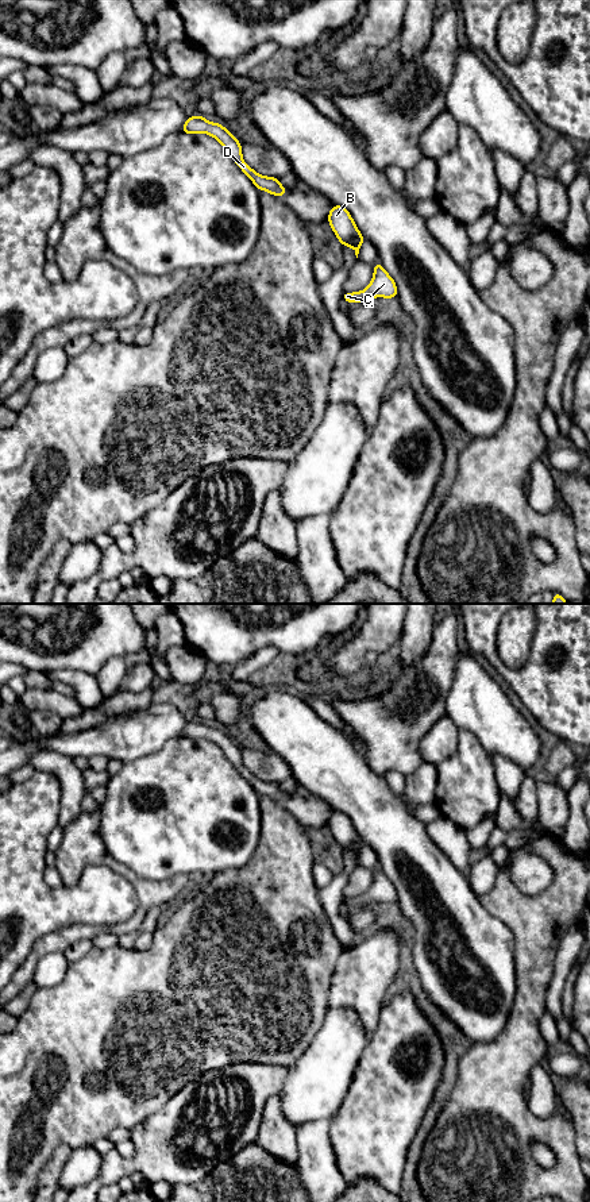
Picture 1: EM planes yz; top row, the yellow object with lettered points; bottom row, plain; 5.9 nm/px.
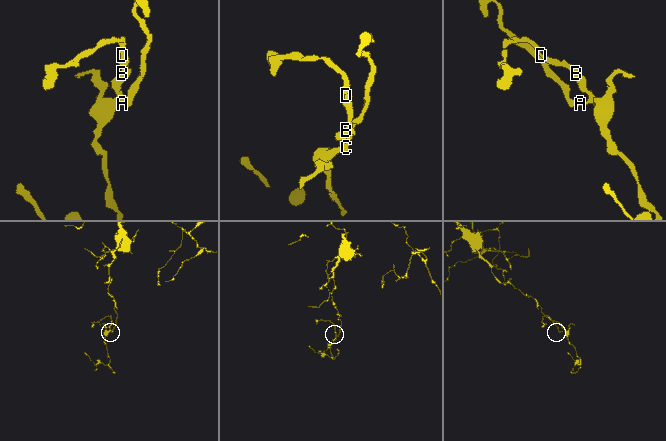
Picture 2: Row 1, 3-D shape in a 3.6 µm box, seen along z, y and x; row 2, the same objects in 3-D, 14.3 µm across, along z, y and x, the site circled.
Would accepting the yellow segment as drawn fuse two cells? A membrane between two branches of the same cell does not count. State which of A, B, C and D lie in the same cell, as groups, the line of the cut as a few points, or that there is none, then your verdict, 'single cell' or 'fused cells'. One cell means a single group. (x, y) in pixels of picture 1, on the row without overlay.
A B C D | no cut | single cell

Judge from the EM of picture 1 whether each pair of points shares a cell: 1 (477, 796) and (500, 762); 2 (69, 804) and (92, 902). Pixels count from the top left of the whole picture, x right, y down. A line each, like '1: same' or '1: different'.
1: different
2: different

